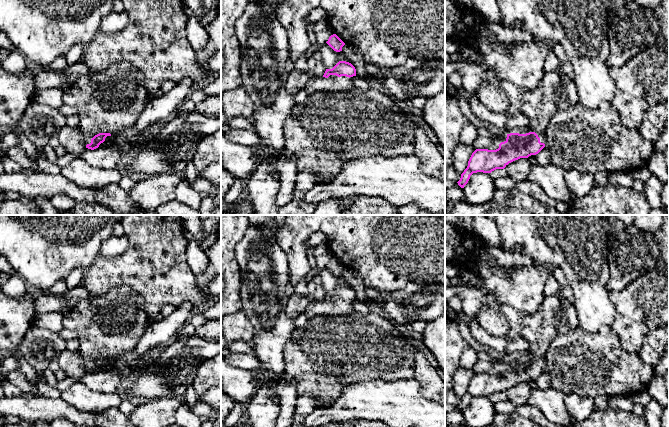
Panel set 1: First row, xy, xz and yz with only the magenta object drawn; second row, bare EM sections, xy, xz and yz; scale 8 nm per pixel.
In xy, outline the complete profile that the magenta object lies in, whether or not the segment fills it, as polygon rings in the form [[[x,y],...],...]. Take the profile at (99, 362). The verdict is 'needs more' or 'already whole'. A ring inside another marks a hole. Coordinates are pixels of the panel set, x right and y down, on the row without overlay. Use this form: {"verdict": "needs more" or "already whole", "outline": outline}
{"verdict": "needs more", "outline": [[[120,286],[112,288],[95,300],[80,300],[72,308],[65,309],[62,312],[64,329],[71,330],[77,335],[86,372],[94,374],[105,365],[107,360],[114,360],[122,353],[130,352],[136,347],[149,325],[148,314],[145,312],[143,305],[144,300],[137,292],[128,286]]]}

